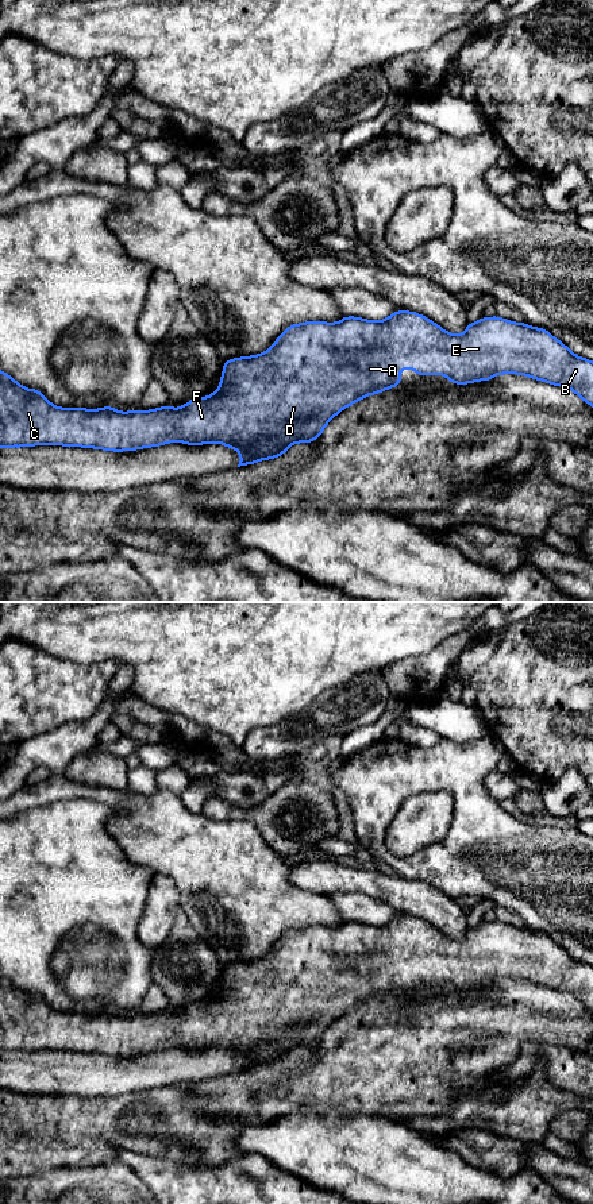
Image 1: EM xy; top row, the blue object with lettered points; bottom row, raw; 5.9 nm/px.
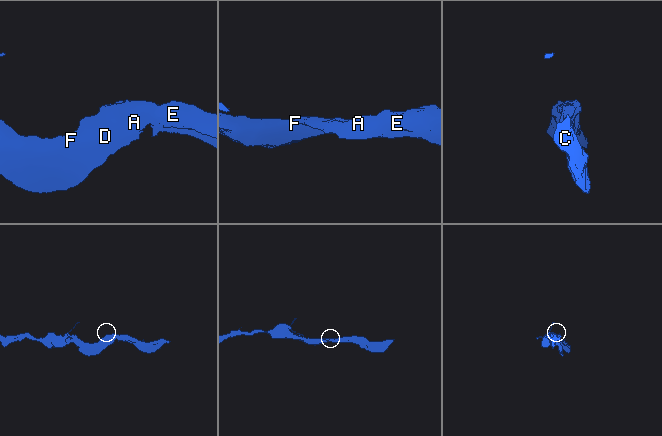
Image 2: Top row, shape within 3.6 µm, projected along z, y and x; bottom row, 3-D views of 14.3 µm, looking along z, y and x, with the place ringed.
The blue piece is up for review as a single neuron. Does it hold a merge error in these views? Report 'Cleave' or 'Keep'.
Keep

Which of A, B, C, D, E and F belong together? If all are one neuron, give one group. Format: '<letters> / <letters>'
A B C D E F

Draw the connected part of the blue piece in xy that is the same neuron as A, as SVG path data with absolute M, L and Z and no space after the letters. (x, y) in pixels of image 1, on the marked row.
M398 310L381 321L344 316L338 323L305 321L290 324L263 354L232 358L223 363L219 389L207 398L196 397L181 408L161 406L151 410L119 412L107 405L100 409L58 408L38 389L26 389L0 370L0 449L9 447L63 445L104 451L135 451L178 441L189 445L220 443L240 454L238 467L276 459L292 444L313 443L324 427L343 409L367 395L400 386L401 368L413 368L417 377L440 374L453 385L492 381L493 375L519 374L563 386L593 408L593 362L573 354L547 329L513 323L498 316L469 323L465 332L451 335L416 312Z

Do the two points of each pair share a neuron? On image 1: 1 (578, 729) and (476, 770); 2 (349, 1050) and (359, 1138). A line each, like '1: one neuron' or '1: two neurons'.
1: two neurons
2: two neurons

